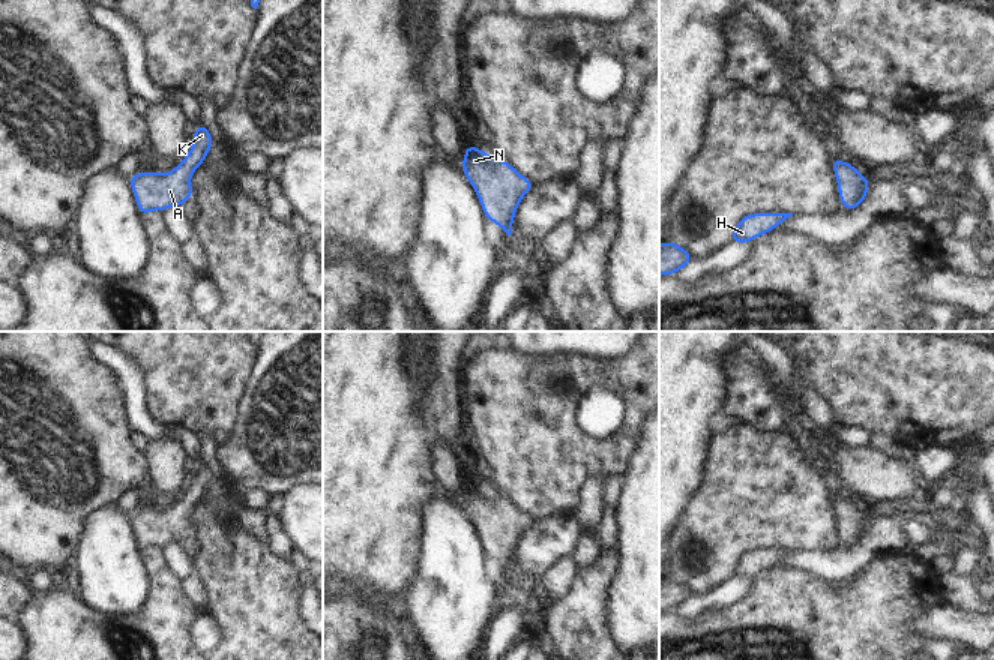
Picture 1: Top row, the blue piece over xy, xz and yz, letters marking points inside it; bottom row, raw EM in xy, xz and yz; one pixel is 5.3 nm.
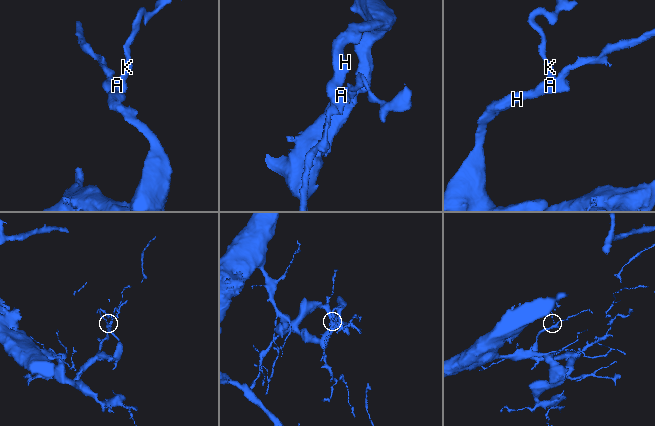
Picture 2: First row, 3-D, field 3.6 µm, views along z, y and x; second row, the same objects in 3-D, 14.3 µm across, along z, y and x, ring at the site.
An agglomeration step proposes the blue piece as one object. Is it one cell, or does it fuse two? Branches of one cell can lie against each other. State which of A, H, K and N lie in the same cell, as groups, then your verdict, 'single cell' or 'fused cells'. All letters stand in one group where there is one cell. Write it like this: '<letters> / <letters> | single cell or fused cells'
A H K N | single cell

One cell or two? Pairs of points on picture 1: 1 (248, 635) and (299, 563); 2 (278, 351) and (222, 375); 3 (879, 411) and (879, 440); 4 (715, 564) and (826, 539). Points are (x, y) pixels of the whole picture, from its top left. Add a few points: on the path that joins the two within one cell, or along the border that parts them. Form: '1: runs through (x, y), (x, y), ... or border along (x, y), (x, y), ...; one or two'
1: border along (289, 561), (301, 576); two
2: border along (257, 347), (257, 365), (245, 393); two
3: border along (873, 432), (891, 437); two
4: runs through (742, 537), (747, 533), (799, 533); one

